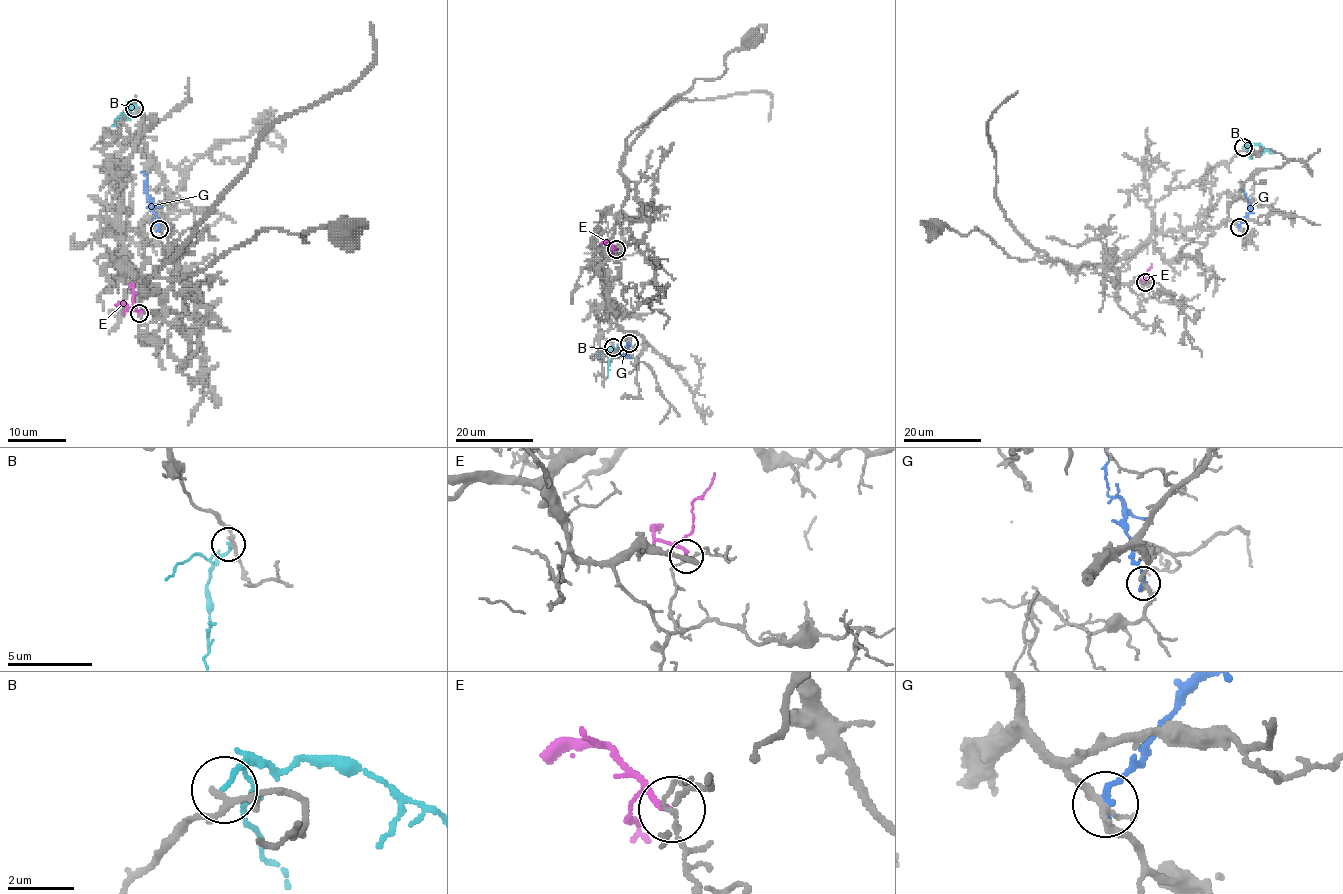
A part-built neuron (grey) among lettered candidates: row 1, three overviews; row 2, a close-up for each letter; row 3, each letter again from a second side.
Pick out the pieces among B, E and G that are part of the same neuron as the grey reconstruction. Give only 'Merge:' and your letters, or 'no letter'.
Merge: no letter

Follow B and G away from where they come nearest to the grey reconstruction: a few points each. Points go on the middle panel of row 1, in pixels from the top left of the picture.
B: (613, 348), (608, 356), (608, 377)
G: (628, 343), (624, 355), (621, 355), (618, 345)

